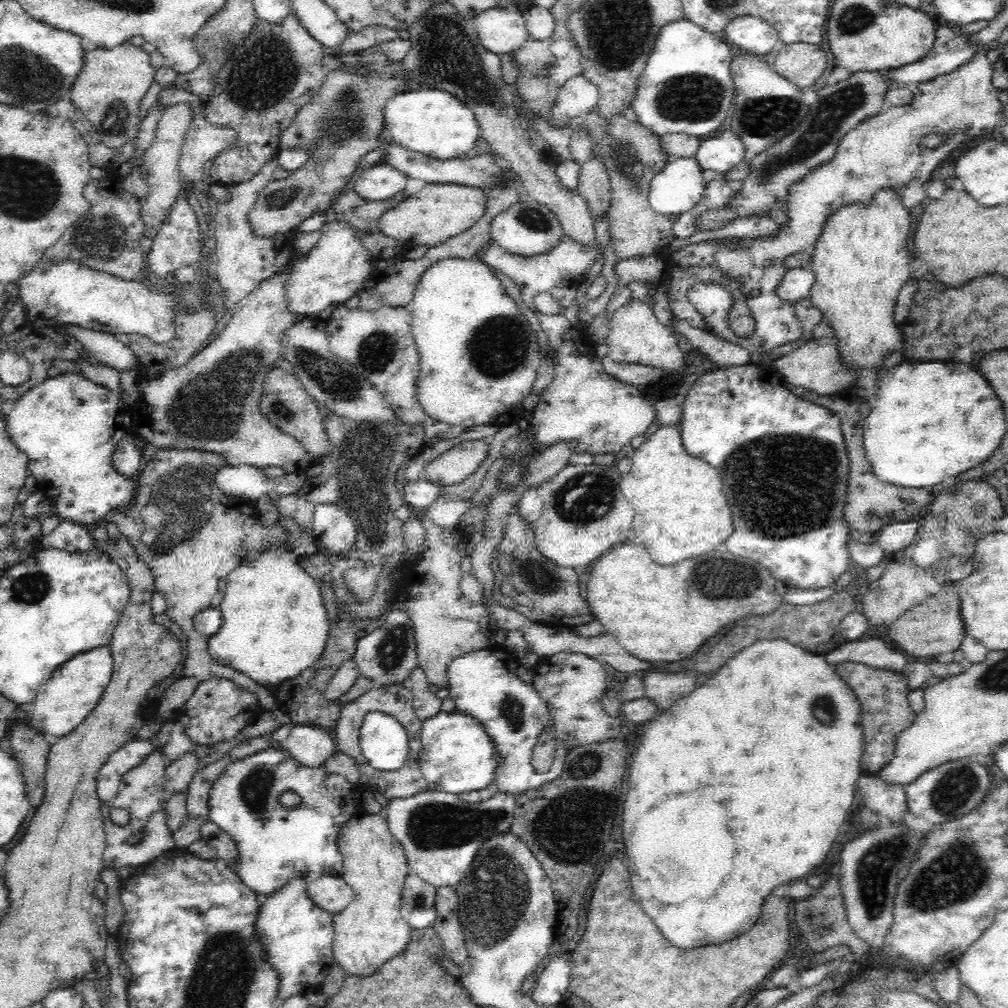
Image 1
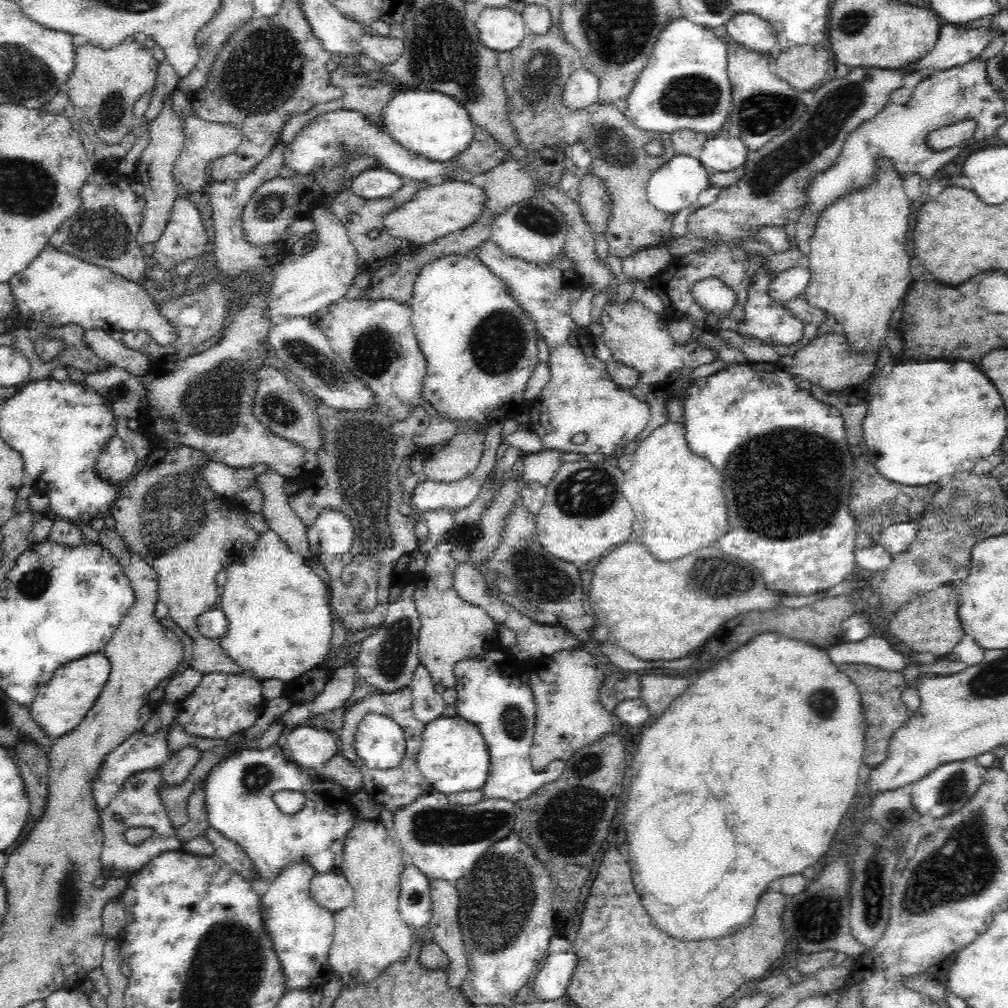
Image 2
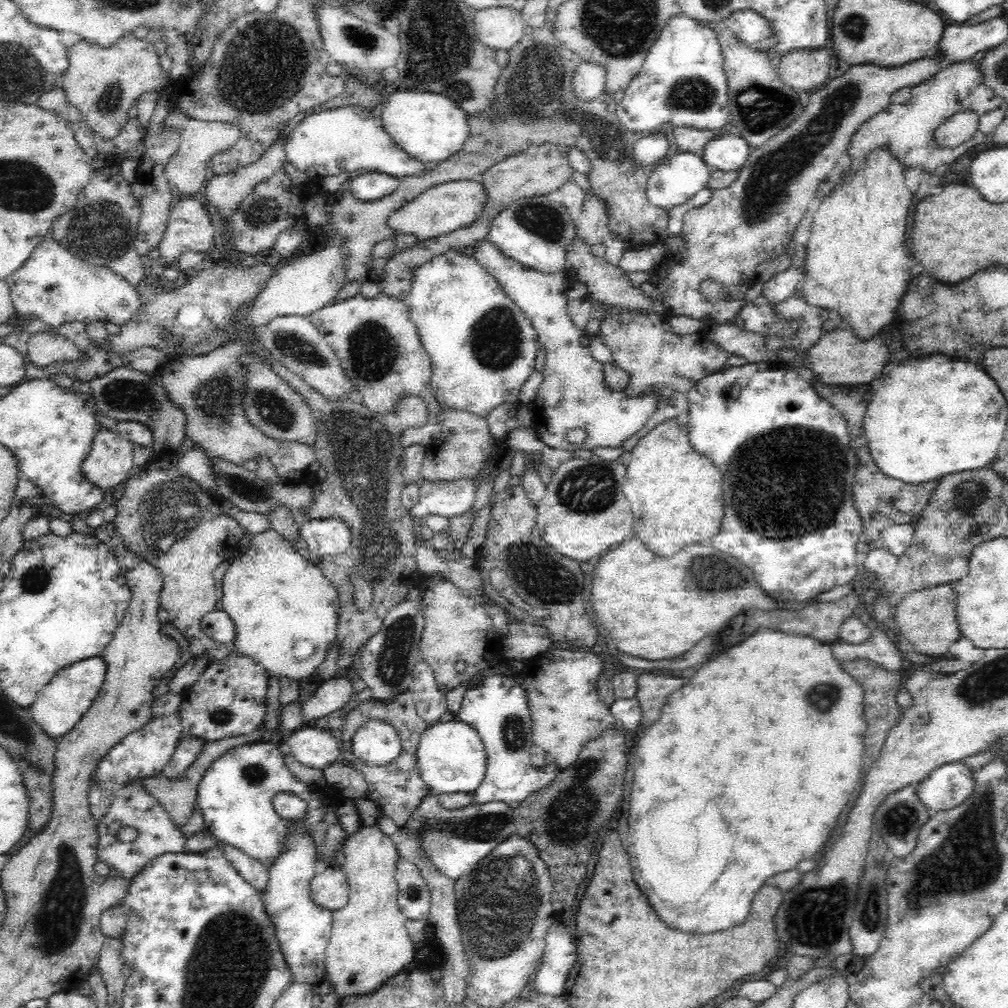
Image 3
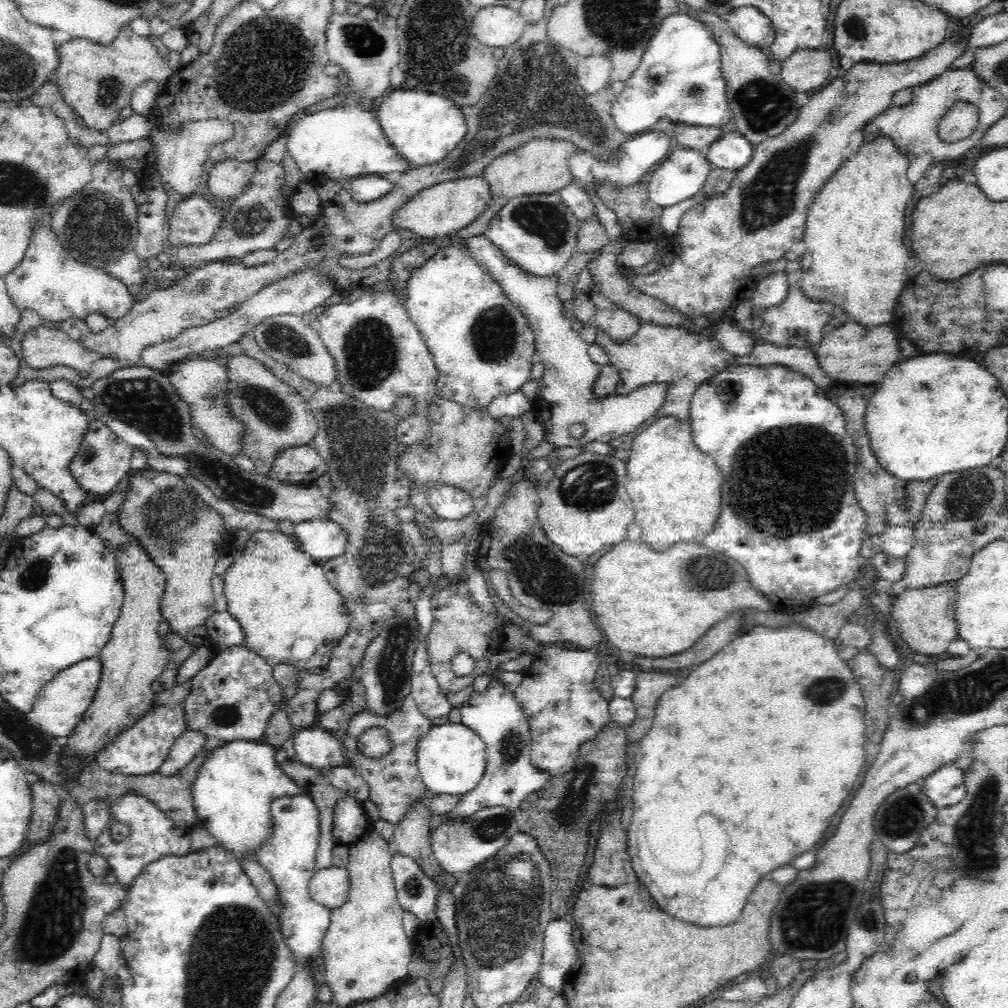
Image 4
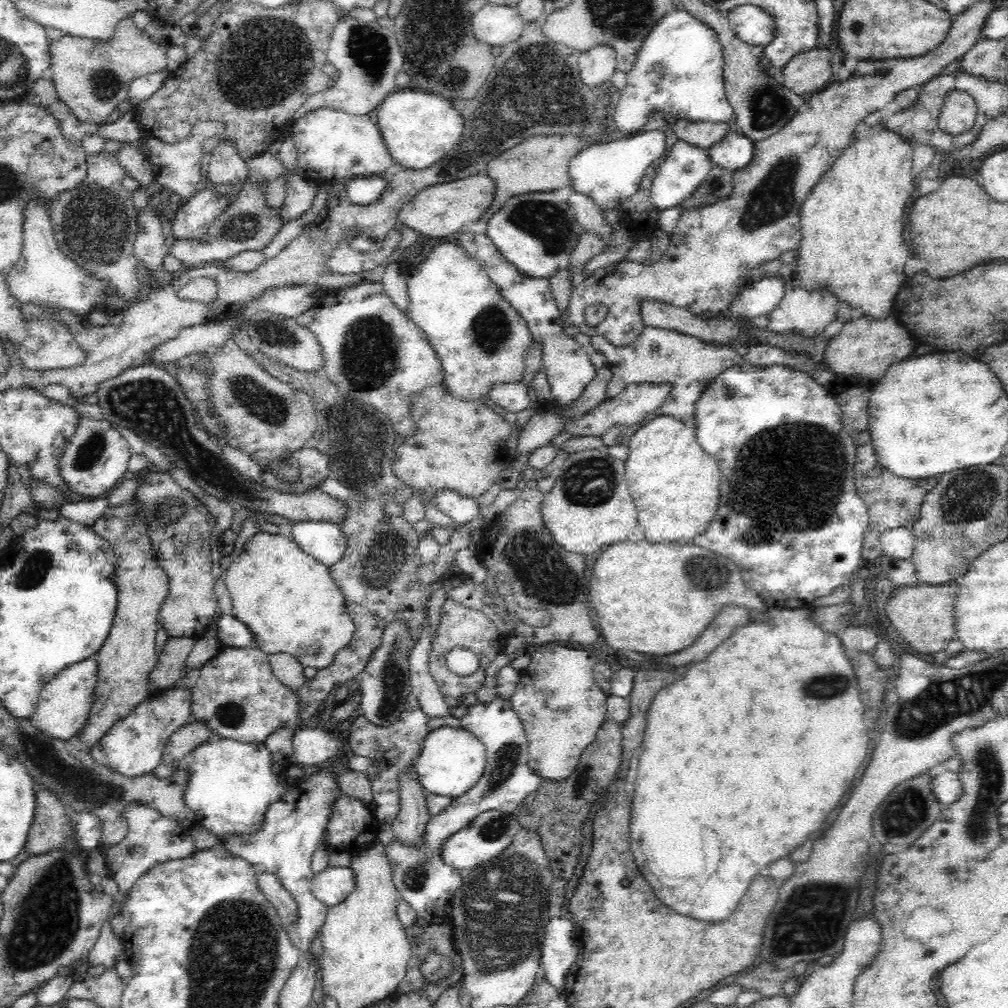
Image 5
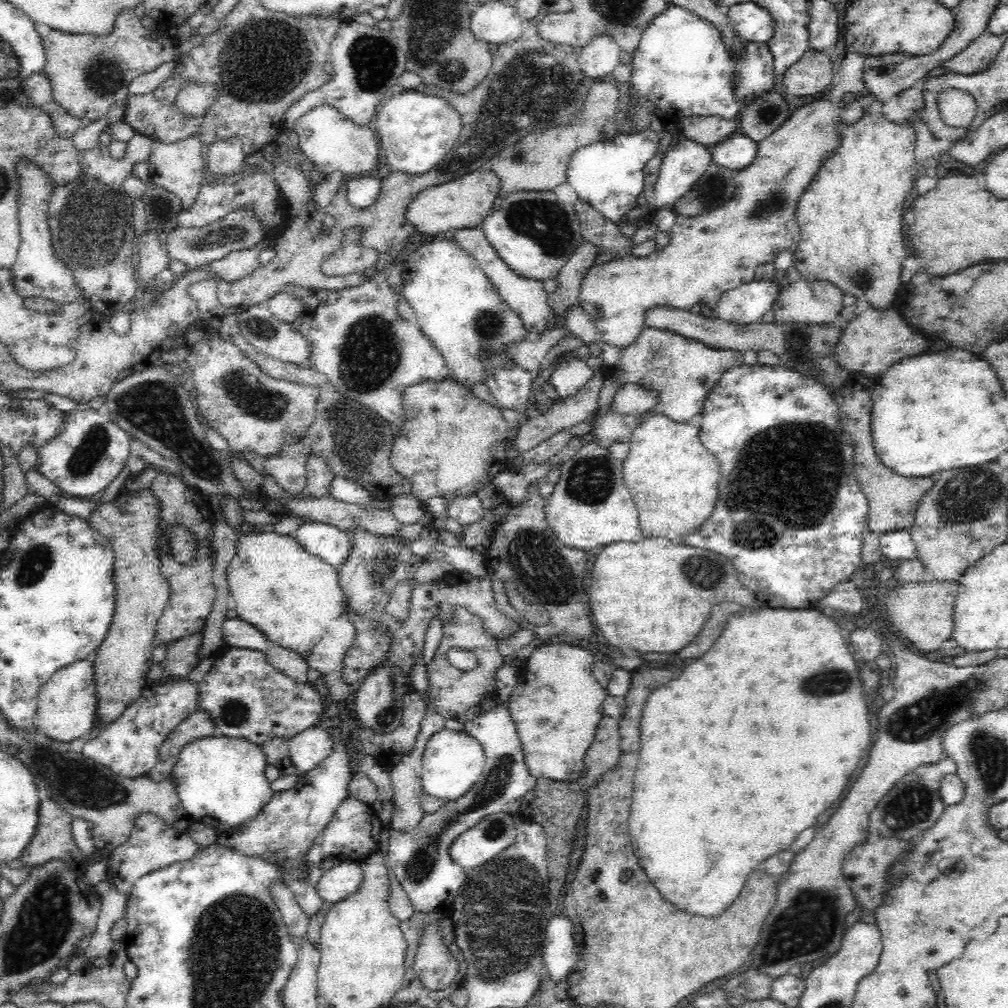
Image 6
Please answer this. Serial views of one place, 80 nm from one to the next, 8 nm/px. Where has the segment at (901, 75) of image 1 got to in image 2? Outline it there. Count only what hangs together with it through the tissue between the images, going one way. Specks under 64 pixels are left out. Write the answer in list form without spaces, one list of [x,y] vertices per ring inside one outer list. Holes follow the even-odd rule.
[[[942,23],[939,28],[938,40],[936,41],[935,47],[929,53],[924,54],[916,62],[904,66],[904,71],[908,72],[908,76],[913,75],[915,78],[922,79],[930,76],[932,72],[960,67],[961,65],[970,62],[970,60],[979,57],[990,40],[996,38],[1000,33],[1000,31],[992,32],[988,27],[966,29],[965,26]]]

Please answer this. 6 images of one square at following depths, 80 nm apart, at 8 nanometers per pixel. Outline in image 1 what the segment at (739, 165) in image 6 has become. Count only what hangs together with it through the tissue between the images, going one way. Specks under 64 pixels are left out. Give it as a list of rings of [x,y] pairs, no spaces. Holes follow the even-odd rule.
[[[720,132],[716,138],[704,140],[695,153],[702,170],[714,170],[725,176],[747,156],[743,143],[732,132]]]

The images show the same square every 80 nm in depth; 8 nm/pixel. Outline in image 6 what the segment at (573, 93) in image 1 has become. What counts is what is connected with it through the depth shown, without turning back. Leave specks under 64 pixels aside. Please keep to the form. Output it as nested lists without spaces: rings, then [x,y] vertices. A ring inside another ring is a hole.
[[[608,35],[594,37],[581,49],[580,68],[582,73],[594,82],[606,78],[606,75],[619,65],[620,47]]]

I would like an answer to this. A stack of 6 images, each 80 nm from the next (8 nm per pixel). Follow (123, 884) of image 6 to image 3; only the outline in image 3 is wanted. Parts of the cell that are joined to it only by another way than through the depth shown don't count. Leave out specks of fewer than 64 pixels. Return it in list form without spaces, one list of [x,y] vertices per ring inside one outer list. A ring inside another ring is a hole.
[[[136,778],[122,787],[113,796],[107,814],[97,822],[99,861],[108,865],[109,869],[114,868],[119,876],[126,880],[134,878],[142,871],[145,864],[162,854],[184,853],[187,840],[158,799],[145,790],[141,780],[144,778]],[[126,826],[132,826],[138,830],[139,836],[136,840],[124,842],[117,838],[120,828]]]

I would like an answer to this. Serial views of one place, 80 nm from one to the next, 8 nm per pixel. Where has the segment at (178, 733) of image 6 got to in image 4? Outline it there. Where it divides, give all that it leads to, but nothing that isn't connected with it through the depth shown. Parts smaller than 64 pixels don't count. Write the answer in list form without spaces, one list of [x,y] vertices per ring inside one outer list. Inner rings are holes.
[[[192,729],[186,730],[173,742],[167,759],[159,768],[159,773],[162,776],[176,775],[181,768],[191,763],[196,758],[196,755],[208,744],[206,735],[193,732]]]

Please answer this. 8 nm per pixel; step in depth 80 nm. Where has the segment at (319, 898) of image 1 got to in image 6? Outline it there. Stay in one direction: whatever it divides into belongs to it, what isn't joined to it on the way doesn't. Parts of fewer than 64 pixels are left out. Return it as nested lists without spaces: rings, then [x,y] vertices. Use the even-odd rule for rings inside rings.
[[[344,861],[326,870],[315,889],[323,901],[336,904],[354,894],[363,880],[364,873],[360,869],[360,864],[355,861]]]

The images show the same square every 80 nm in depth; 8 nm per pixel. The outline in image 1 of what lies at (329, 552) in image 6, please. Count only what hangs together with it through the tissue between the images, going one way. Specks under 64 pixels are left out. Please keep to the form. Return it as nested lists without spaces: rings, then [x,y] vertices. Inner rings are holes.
[[[319,504],[311,521],[311,537],[319,551],[340,552],[355,548],[355,520],[336,504]]]

